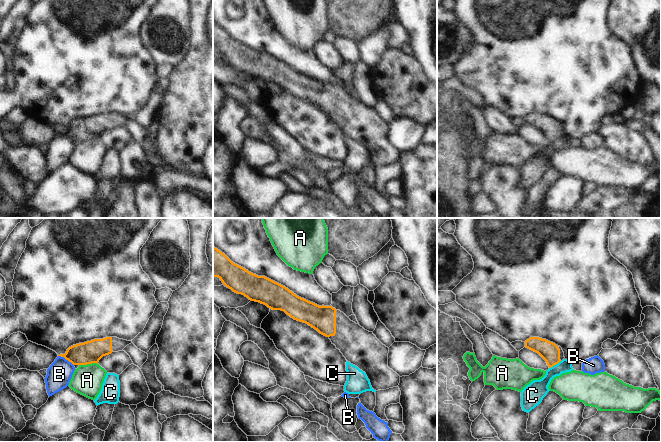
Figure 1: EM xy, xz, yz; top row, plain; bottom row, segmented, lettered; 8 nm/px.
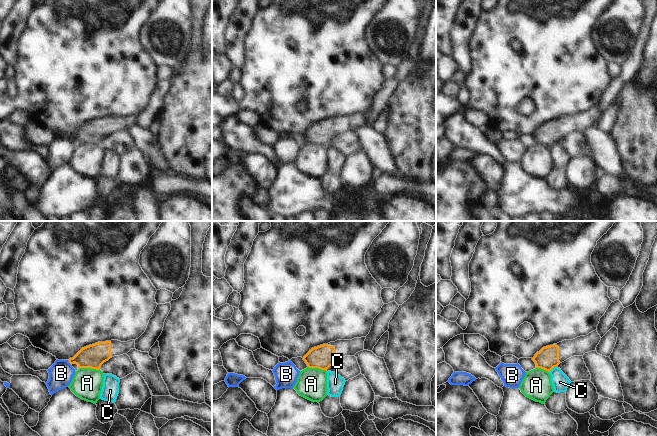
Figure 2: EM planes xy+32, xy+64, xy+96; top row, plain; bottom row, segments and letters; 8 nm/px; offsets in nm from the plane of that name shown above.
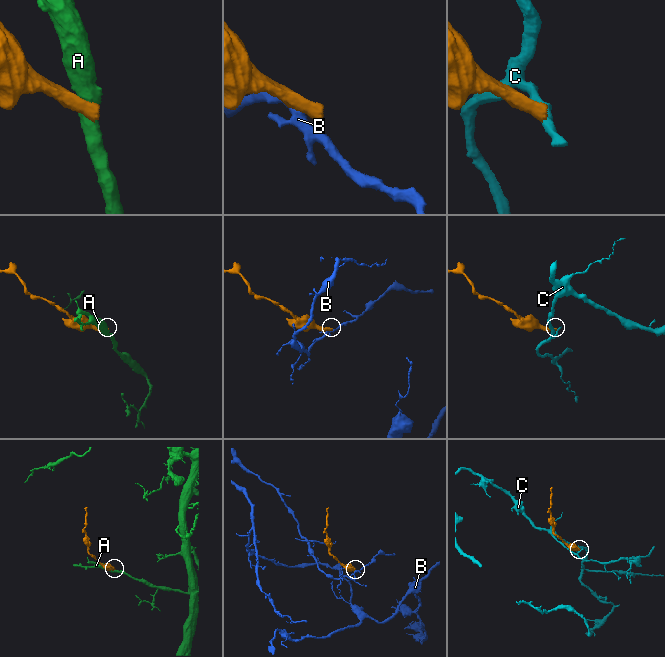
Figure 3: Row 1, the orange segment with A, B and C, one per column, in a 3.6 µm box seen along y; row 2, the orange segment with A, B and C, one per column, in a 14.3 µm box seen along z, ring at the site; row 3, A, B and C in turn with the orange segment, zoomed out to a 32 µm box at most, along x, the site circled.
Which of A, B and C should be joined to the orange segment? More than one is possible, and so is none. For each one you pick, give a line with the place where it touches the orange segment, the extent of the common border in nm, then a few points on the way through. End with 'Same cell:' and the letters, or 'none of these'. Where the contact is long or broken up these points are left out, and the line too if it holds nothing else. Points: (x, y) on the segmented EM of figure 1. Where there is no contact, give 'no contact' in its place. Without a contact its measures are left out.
Same cell: none of these

